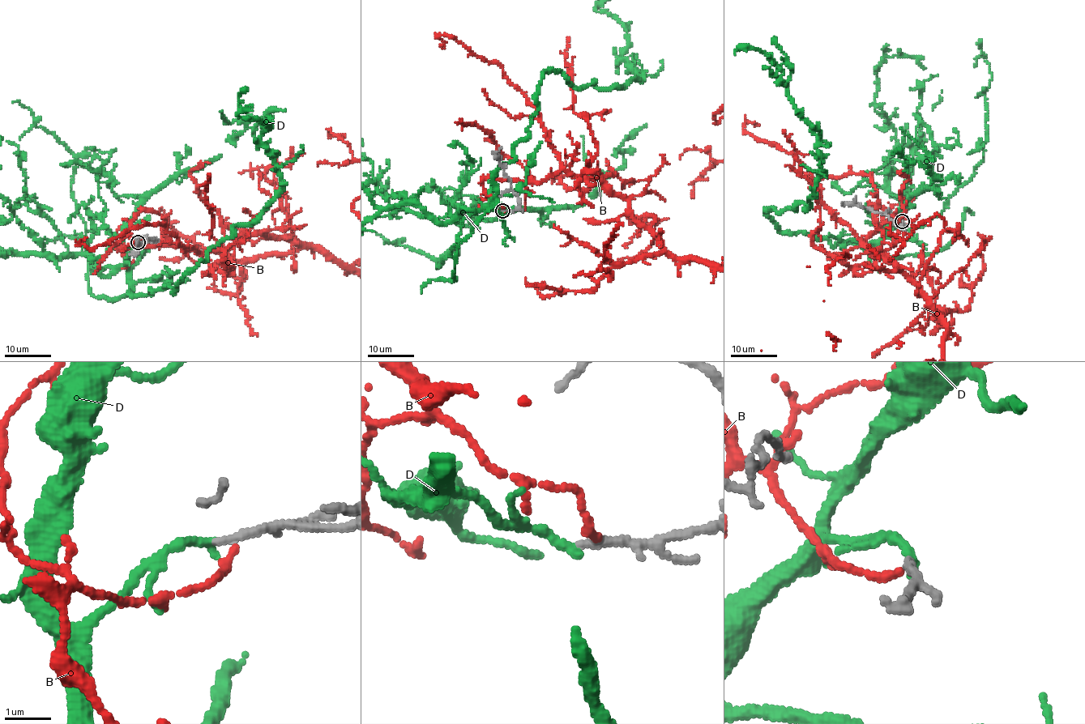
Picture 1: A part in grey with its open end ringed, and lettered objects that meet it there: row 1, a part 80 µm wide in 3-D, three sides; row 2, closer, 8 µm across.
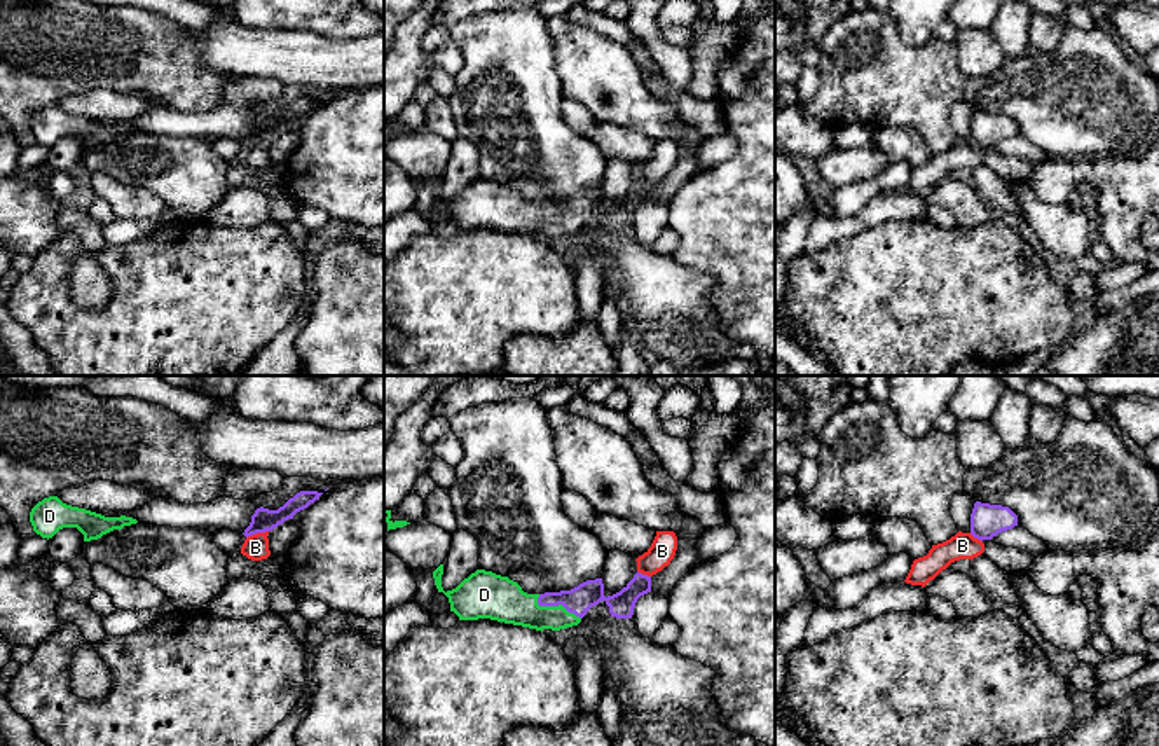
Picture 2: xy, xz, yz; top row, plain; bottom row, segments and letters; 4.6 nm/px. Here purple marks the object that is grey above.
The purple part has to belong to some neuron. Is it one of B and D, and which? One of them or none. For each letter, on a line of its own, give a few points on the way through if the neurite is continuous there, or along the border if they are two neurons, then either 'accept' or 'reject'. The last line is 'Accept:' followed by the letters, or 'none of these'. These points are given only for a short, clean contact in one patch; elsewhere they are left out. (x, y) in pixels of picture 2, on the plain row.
B: border xy (267, 138), (252, 142), (246, 147); reject
D: way xz (580, 208), (573, 214), (555, 214), (510, 214), (503, 208); accept
Accept: D

